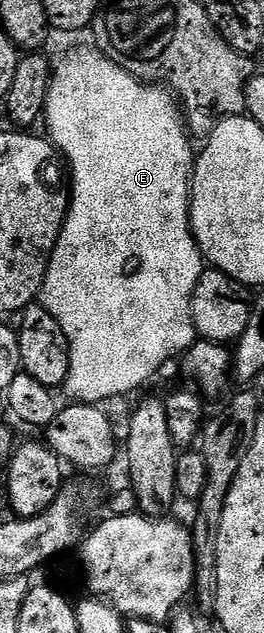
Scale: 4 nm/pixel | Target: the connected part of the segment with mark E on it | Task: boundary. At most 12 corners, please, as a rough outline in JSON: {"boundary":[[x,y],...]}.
{"boundary":[[55,66],[72,173],[39,304],[66,390],[140,389],[198,340],[206,262],[177,98]]}

